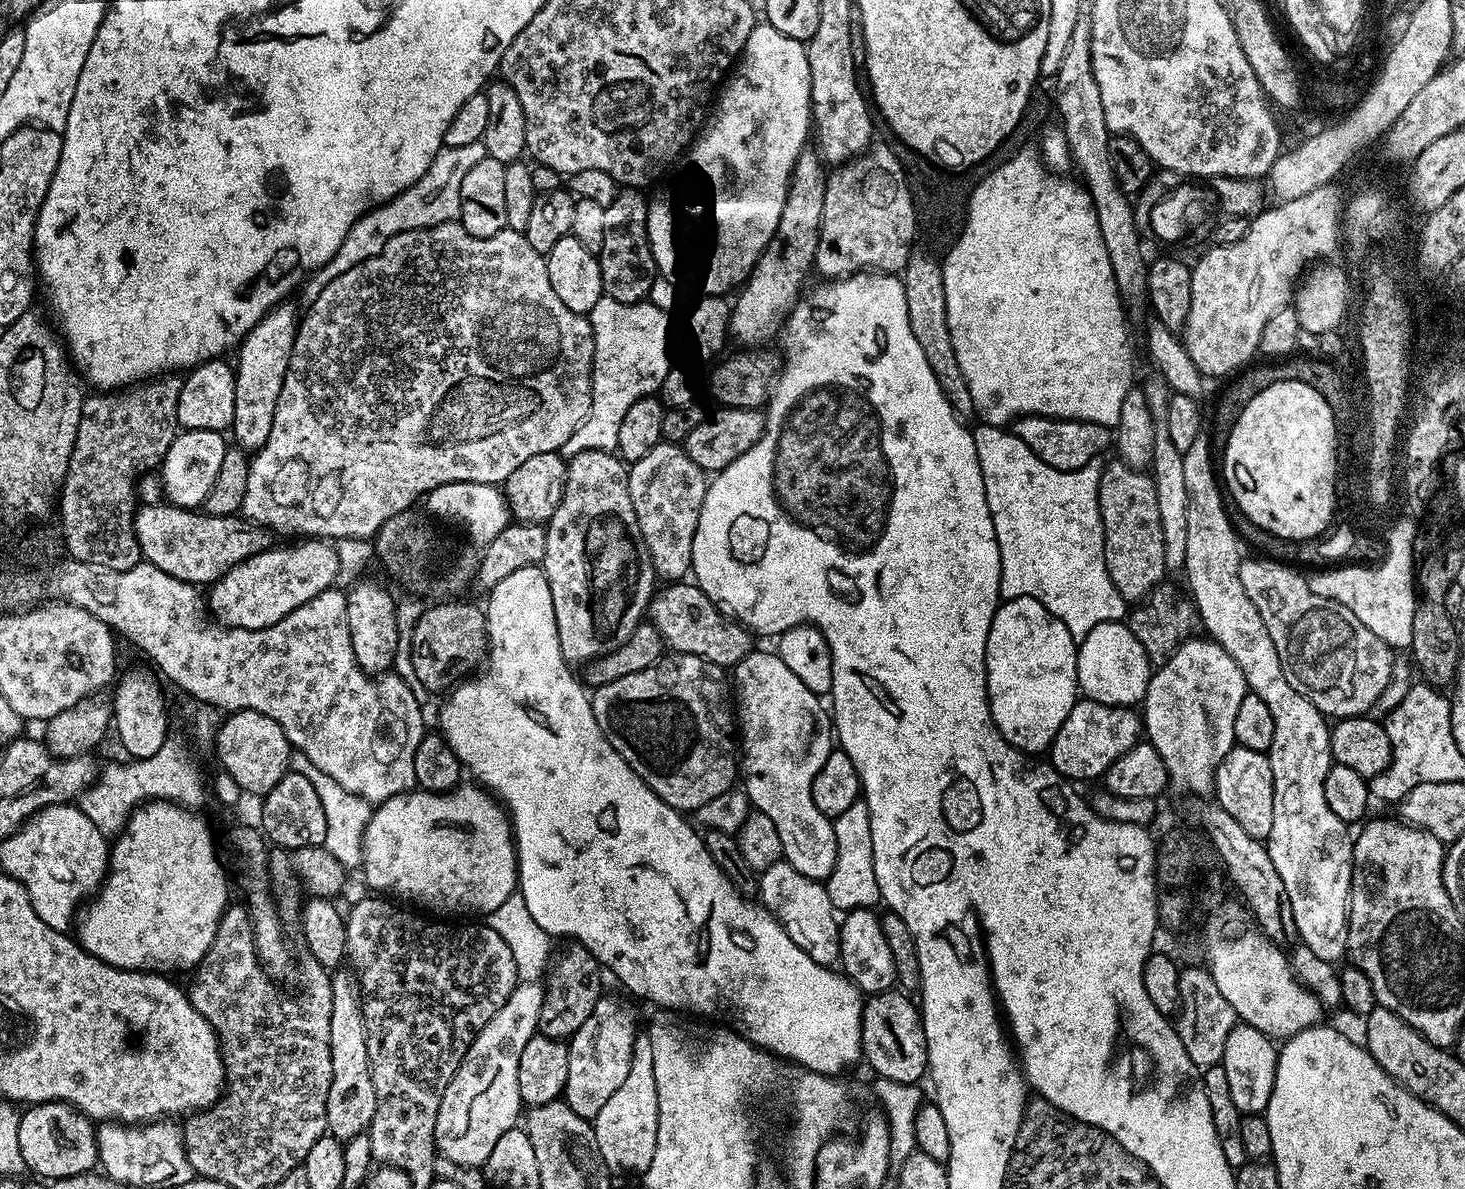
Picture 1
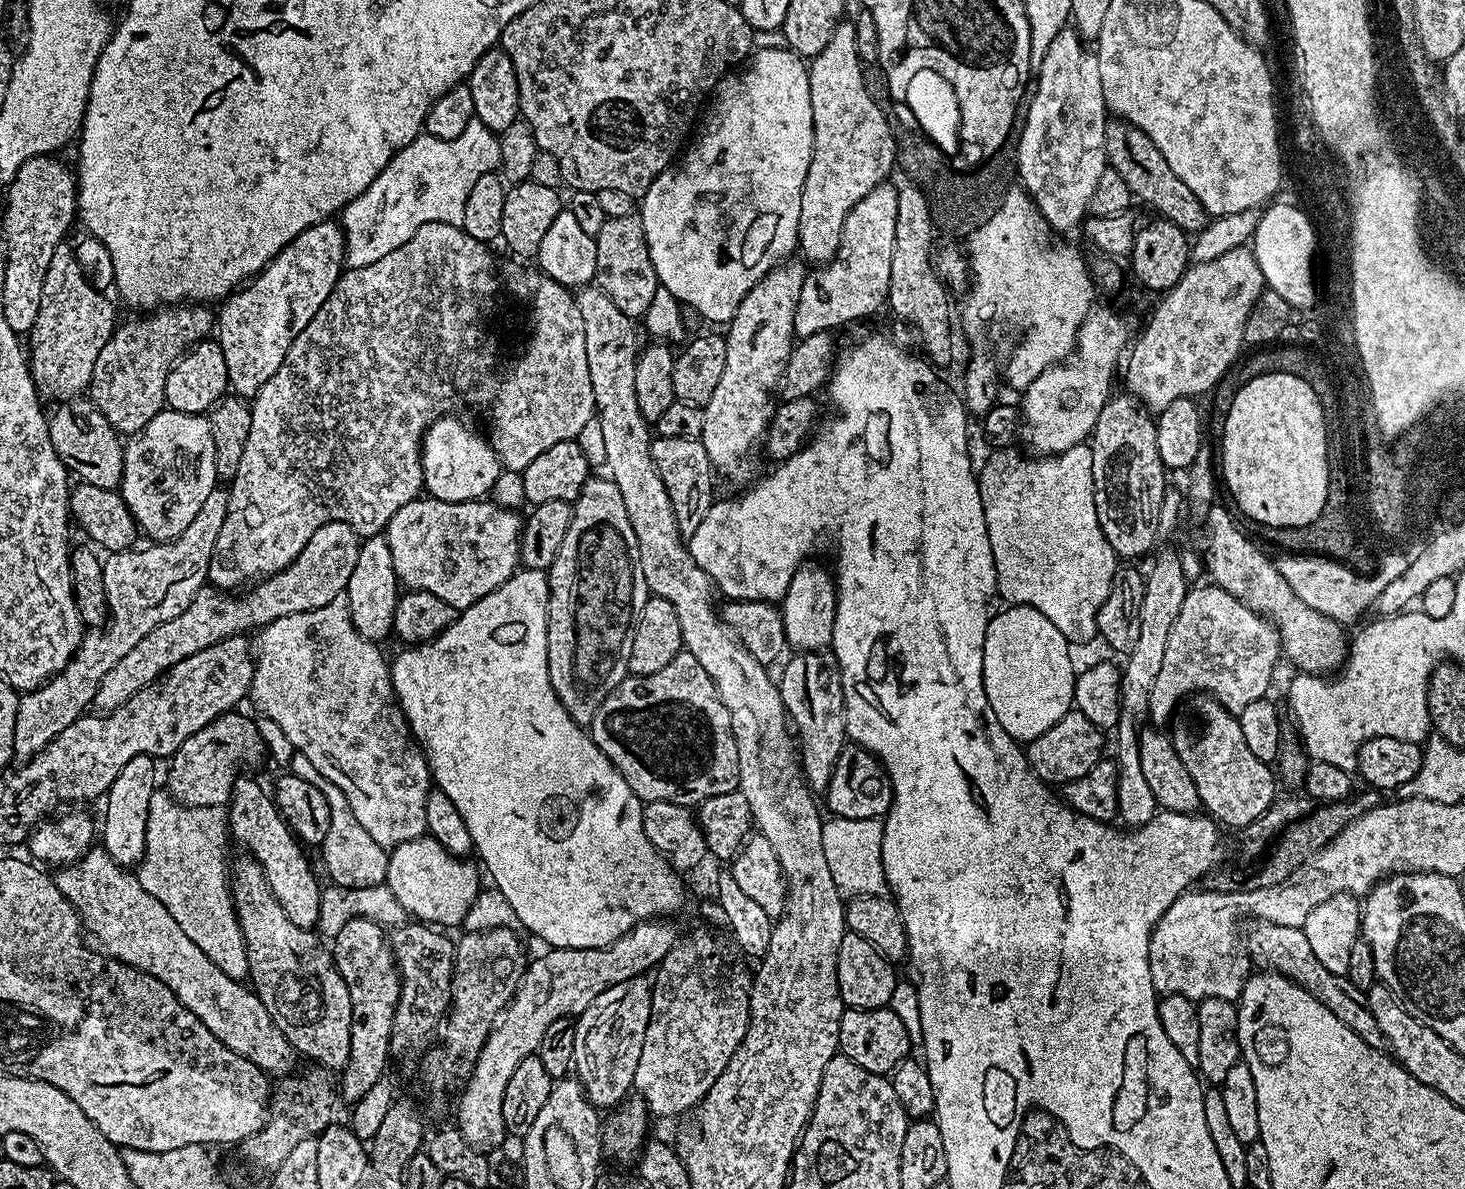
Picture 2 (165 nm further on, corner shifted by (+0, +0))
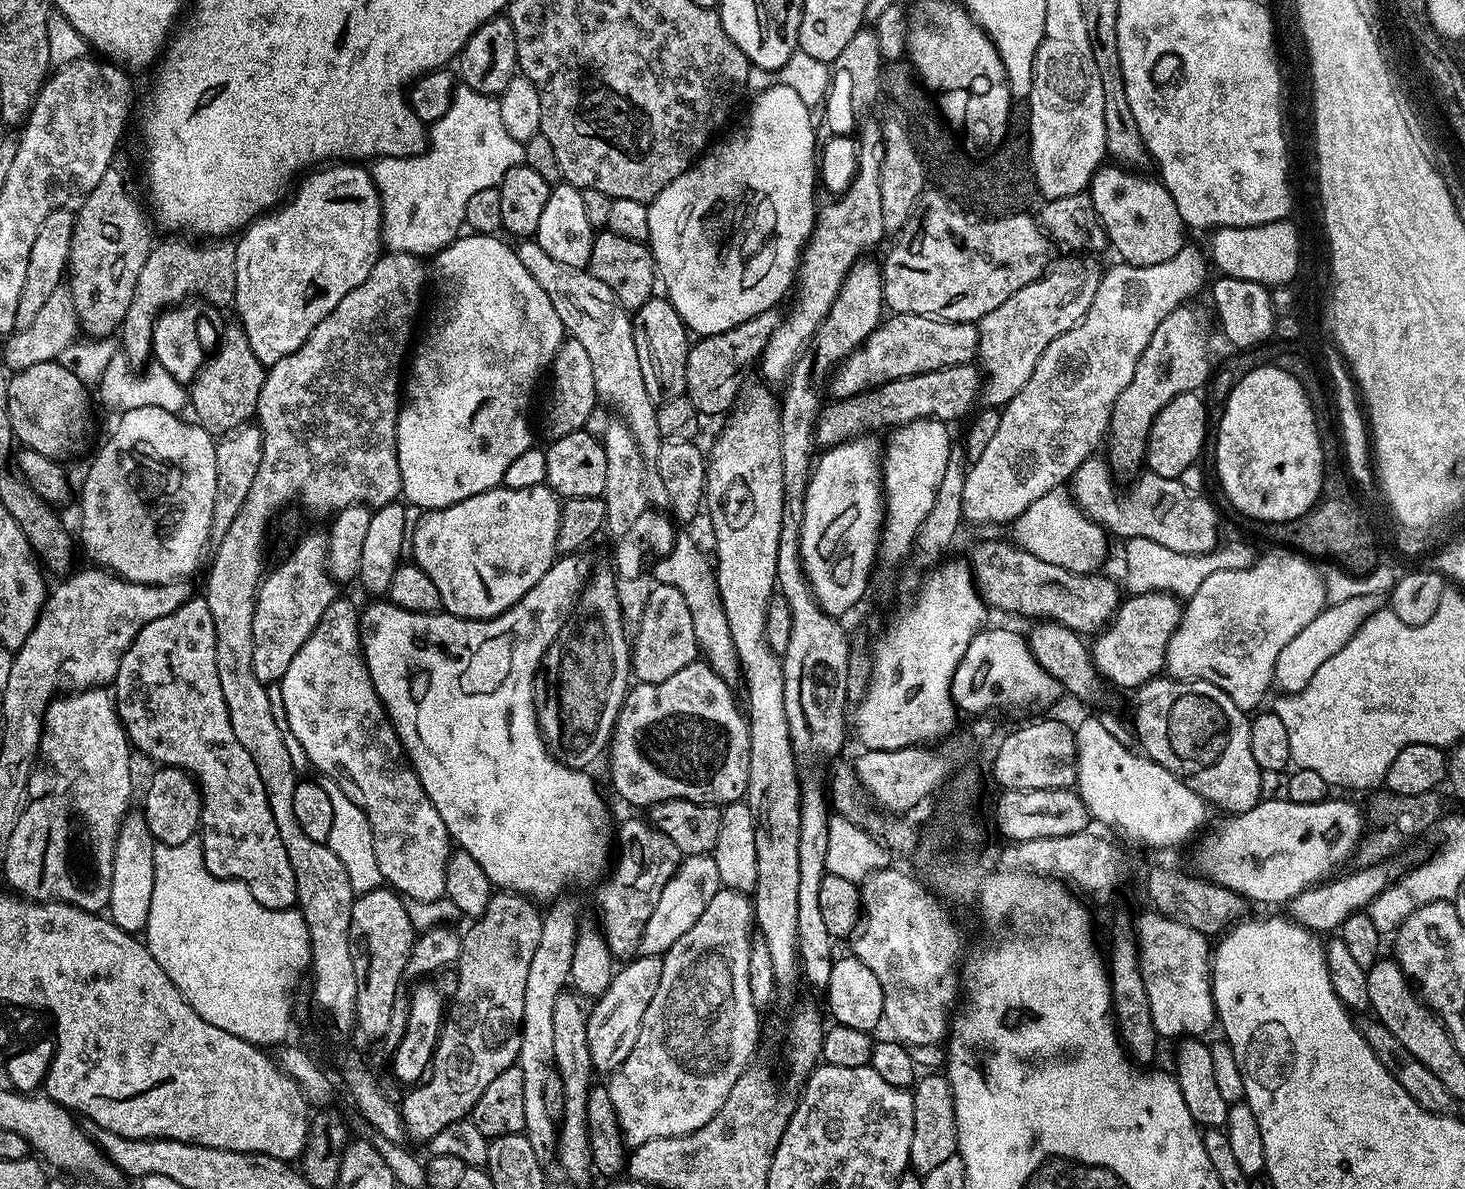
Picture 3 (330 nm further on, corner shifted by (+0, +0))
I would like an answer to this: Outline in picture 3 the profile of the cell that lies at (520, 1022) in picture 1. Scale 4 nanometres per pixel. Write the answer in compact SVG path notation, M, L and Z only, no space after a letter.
M715 855L706 856L684 856L680 861L678 870L662 886L662 898L658 898L658 906L654 906L654 914L650 914L650 922L646 922L646 930L642 930L640 947L641 956L663 956L702 918L706 906L714 899L714 894L720 892L722 885L718 878L718 862Z

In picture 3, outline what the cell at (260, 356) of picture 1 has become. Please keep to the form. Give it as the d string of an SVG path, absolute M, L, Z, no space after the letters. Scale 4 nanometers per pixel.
M332 162L309 171L295 185L291 198L253 220L239 233L235 241L234 313L258 362L271 366L294 354L294 350L298 350L302 342L310 338L314 326L329 316L334 306L338 306L338 302L342 302L342 298L346 298L354 286L362 286L362 282L366 282L370 270L374 270L382 255L383 227L380 195L371 171L356 162Z

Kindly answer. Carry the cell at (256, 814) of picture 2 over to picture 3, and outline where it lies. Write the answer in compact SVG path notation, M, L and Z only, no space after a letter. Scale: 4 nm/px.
M193 595L174 614L166 614L162 618L154 618L130 642L126 654L122 654L122 662L118 666L118 674L114 681L114 699L116 701L116 713L120 716L120 722L124 725L124 732L128 736L129 745L137 753L149 756L157 760L157 765L165 768L183 768L189 776L193 777L200 789L200 827L198 839L202 846L202 854L206 862L206 870L214 874L219 880L241 880L258 898L262 906L270 910L282 910L291 908L296 904L296 883L294 882L294 870L290 870L290 858L286 858L286 846L282 846L282 838L278 838L278 826L274 826L274 814L270 814L270 802L266 802L266 790L262 786L262 778L258 778L258 766L254 766L254 758L246 754L246 746L234 738L234 726L230 726L230 714L226 710L226 698L222 698L222 682L218 682L218 658L216 657L216 639L214 638L214 618L210 615L210 606L205 602L203 595Z

